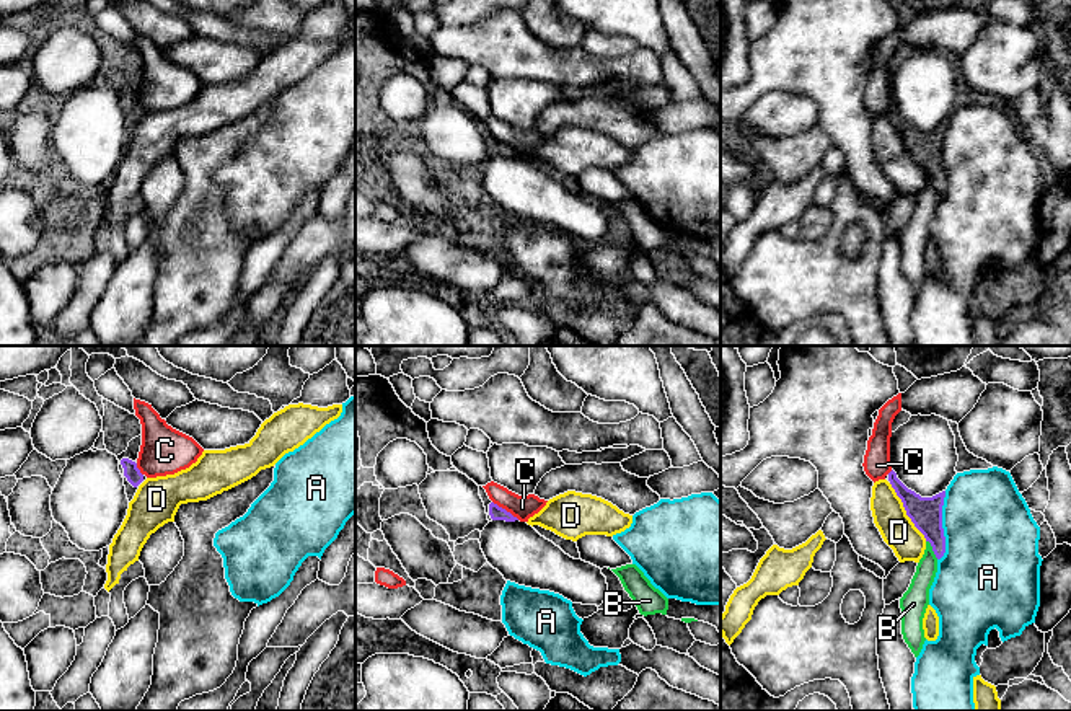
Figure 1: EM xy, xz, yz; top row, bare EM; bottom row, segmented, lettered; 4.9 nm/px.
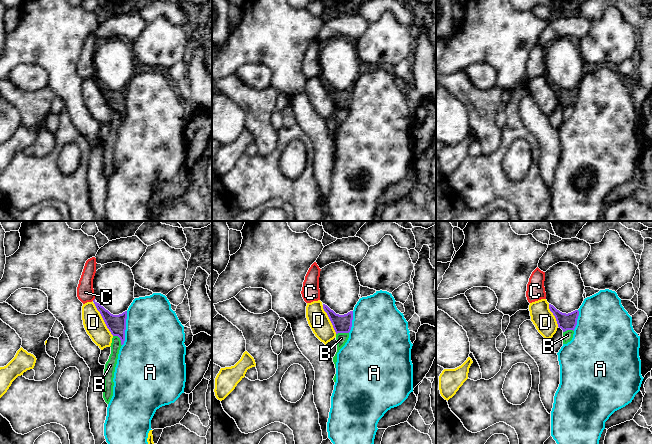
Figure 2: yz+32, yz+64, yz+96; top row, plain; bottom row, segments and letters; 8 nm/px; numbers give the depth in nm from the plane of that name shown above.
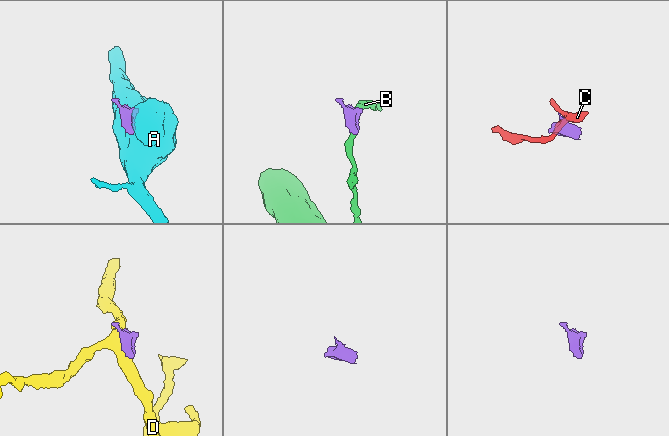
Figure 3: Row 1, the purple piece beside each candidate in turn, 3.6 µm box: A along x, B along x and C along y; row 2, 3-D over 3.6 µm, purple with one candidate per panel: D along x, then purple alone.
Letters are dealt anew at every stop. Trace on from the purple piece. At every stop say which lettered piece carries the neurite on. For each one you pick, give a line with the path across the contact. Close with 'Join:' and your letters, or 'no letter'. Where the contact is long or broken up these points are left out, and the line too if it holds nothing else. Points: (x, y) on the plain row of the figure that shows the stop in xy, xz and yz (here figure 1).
Join: no letter

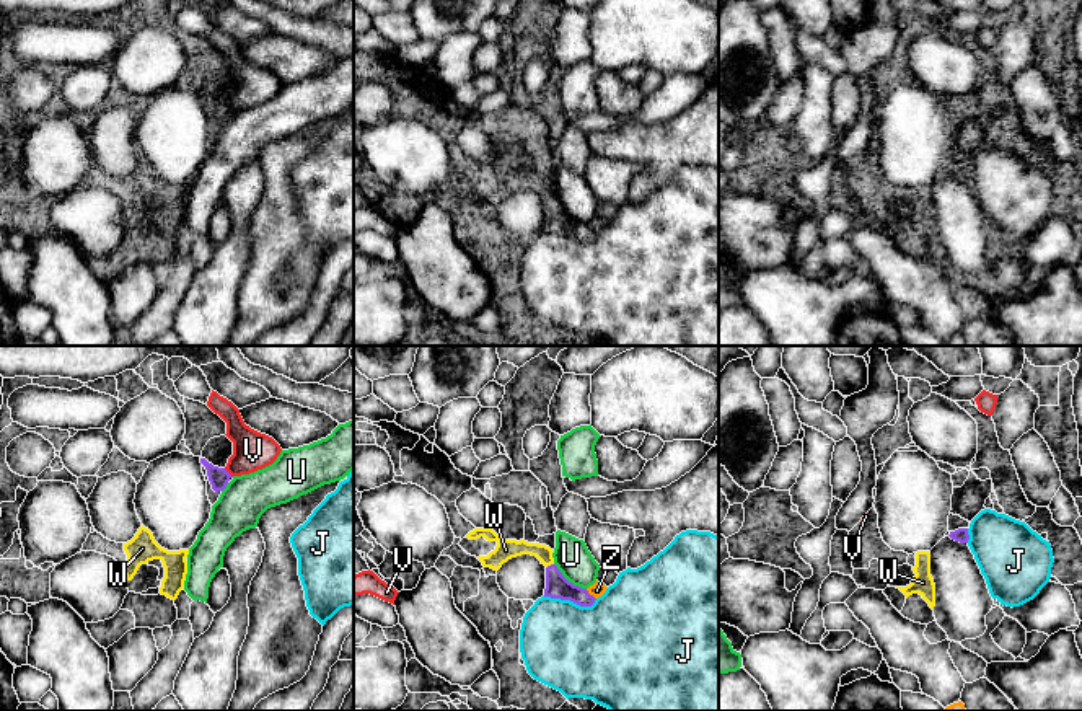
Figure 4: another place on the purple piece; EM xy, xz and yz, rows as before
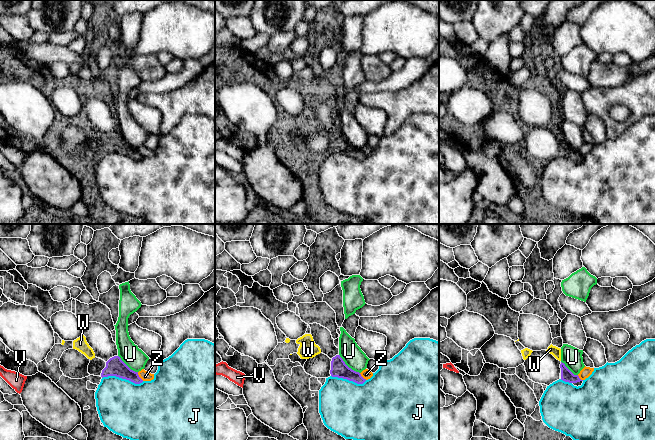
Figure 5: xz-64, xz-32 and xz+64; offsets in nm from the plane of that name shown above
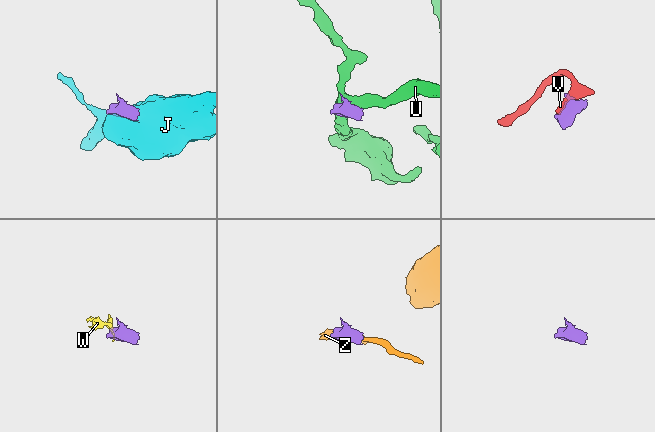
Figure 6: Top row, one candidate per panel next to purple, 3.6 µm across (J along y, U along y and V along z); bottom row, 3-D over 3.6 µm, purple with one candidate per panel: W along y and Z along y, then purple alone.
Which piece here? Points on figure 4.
Join: W

